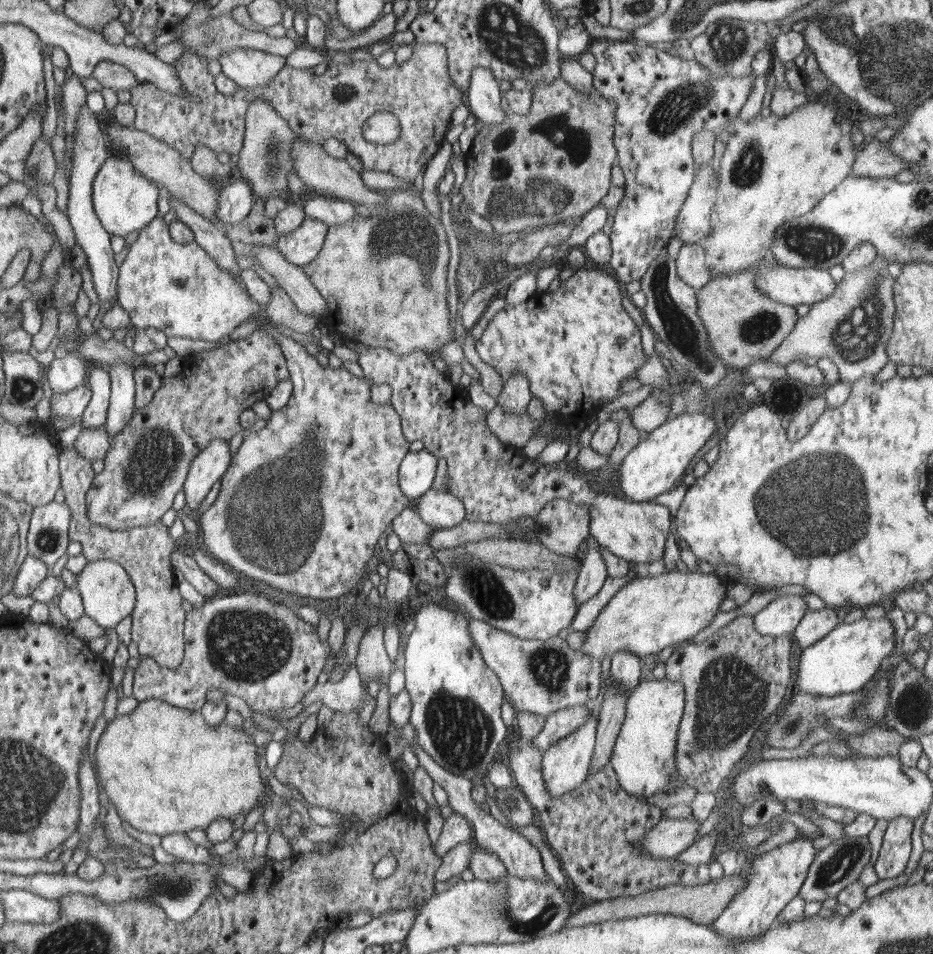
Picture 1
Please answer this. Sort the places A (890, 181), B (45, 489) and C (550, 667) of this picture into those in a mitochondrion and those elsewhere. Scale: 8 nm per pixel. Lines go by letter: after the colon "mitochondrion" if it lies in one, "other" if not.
A: other
B: other
C: mitochondrion

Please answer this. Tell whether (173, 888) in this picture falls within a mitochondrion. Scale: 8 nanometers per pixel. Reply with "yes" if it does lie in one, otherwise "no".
yes

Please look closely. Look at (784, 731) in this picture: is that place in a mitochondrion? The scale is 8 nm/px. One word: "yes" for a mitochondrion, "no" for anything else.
yes

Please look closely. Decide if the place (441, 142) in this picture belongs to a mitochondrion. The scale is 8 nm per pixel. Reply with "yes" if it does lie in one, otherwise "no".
no

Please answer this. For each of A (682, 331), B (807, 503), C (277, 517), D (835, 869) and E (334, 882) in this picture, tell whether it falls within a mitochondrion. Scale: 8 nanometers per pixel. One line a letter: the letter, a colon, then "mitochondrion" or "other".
A: mitochondrion
B: mitochondrion
C: mitochondrion
D: mitochondrion
E: mitochondrion

